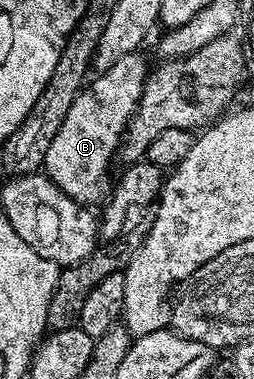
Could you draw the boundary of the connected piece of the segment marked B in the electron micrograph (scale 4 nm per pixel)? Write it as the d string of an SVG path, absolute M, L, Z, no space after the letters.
M131 54L122 56L115 64L109 68L101 69L97 73L98 77L94 81L83 87L78 93L78 97L72 102L60 130L52 138L52 142L46 151L44 161L44 174L57 188L68 198L86 206L98 196L98 191L102 188L102 183L106 180L106 171L110 168L110 159L116 156L120 148L120 141L133 117L134 111L138 109L138 103L142 97L142 88L146 84L148 67L141 60L141 55Z

